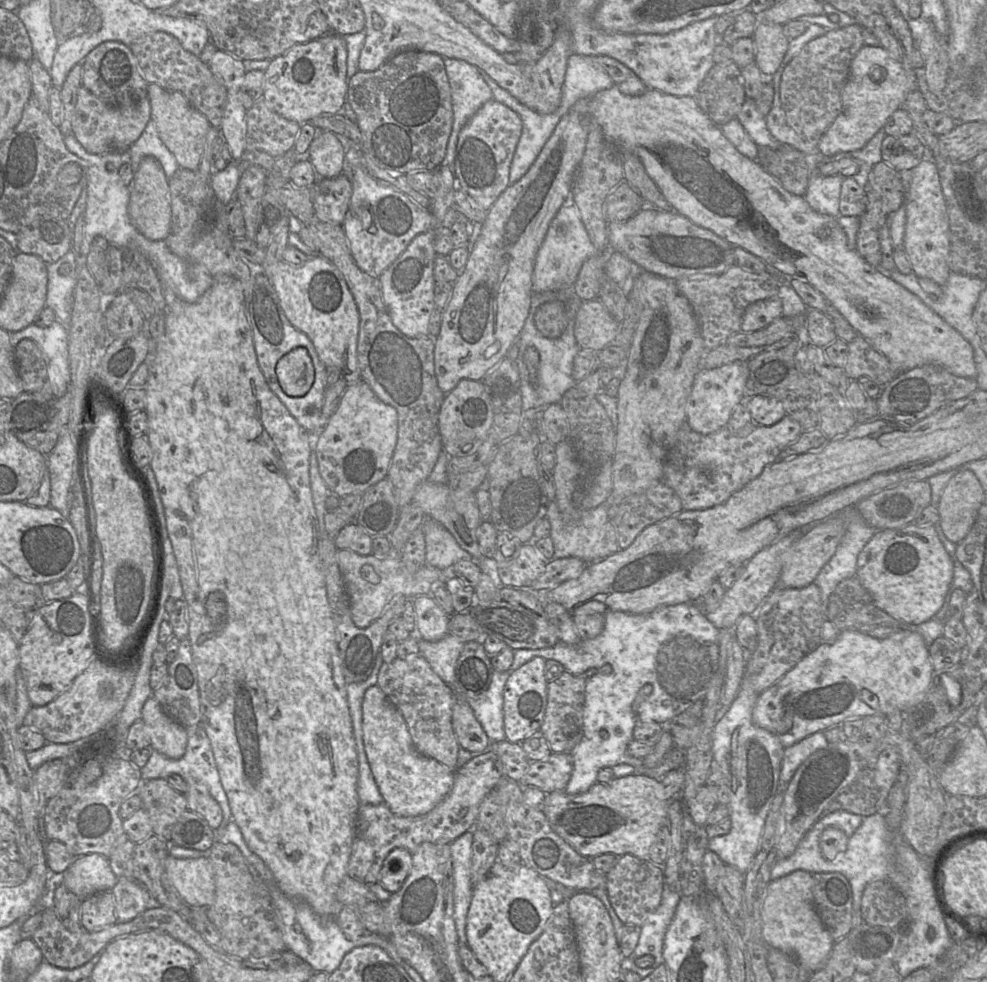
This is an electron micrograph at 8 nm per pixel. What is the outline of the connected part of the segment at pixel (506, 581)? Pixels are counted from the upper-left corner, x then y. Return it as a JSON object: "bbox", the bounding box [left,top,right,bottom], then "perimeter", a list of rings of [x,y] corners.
{"bbox":[498,542,547,587],"perimeter":[[[527,542],[510,565],[498,569],[500,583],[504,587],[529,587],[545,571],[547,562],[538,549]]]}

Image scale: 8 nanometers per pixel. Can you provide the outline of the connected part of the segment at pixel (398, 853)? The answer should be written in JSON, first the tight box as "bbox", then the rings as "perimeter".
{"bbox":[380,848,412,893],"perimeter":[[[405,848],[393,849],[385,858],[380,874],[380,883],[390,893],[398,891],[412,867],[412,854]]]}

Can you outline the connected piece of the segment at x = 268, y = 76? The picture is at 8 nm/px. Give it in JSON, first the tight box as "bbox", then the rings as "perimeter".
{"bbox":[262,32,348,124],"perimeter":[[[330,32],[272,59],[264,71],[262,99],[280,116],[304,124],[321,115],[340,113],[347,100],[348,82],[345,38]]]}

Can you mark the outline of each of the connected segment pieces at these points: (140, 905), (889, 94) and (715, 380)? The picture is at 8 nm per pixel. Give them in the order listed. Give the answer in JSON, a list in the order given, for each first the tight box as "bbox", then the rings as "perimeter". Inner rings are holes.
[{"bbox":[111,878,152,923],"perimeter":[[[118,878],[111,892],[115,899],[115,916],[118,923],[133,920],[152,904],[149,893],[128,878]]]},{"bbox":[817,45,915,158],"perimeter":[[[863,45],[852,60],[849,77],[842,90],[842,111],[827,128],[817,144],[822,155],[830,158],[840,153],[856,151],[865,146],[884,127],[892,114],[903,106],[915,81],[915,71],[905,65],[903,61],[892,58],[883,47]]]},{"bbox":[686,360,749,435],"perimeter":[[[741,360],[718,368],[701,368],[695,376],[686,403],[686,424],[703,435],[719,431],[727,426],[735,407],[744,402],[744,389],[749,376],[748,361]]]}]

